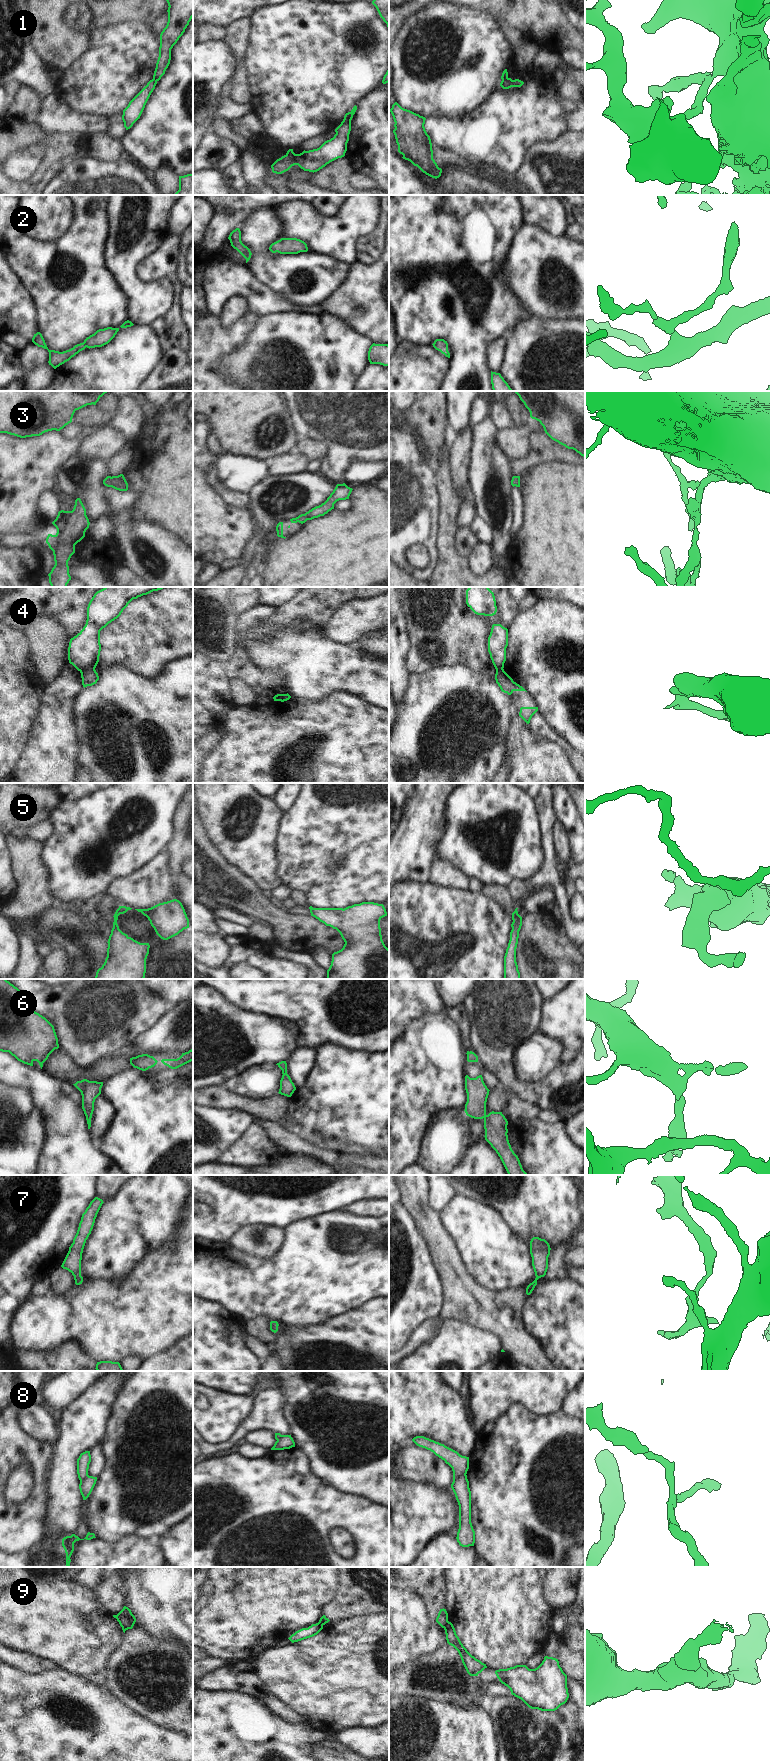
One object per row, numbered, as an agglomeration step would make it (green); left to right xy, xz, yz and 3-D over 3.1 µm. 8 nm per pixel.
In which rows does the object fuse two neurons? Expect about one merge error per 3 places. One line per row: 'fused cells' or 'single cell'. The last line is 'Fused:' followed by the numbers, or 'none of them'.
1: fused cells
2: single cell
3: single cell
4: fused cells
5: single cell
6: single cell
7: single cell
8: fused cells
9: fused cells
Fused: 1, 4, 8, 9

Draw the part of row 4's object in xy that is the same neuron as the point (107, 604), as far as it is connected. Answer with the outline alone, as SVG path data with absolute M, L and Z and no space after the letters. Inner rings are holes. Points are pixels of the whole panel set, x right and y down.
M104 587L87 607L83 629L70 639L68 660L78 671L96 668L101 651L100 631L117 619L133 600L165 587Z

